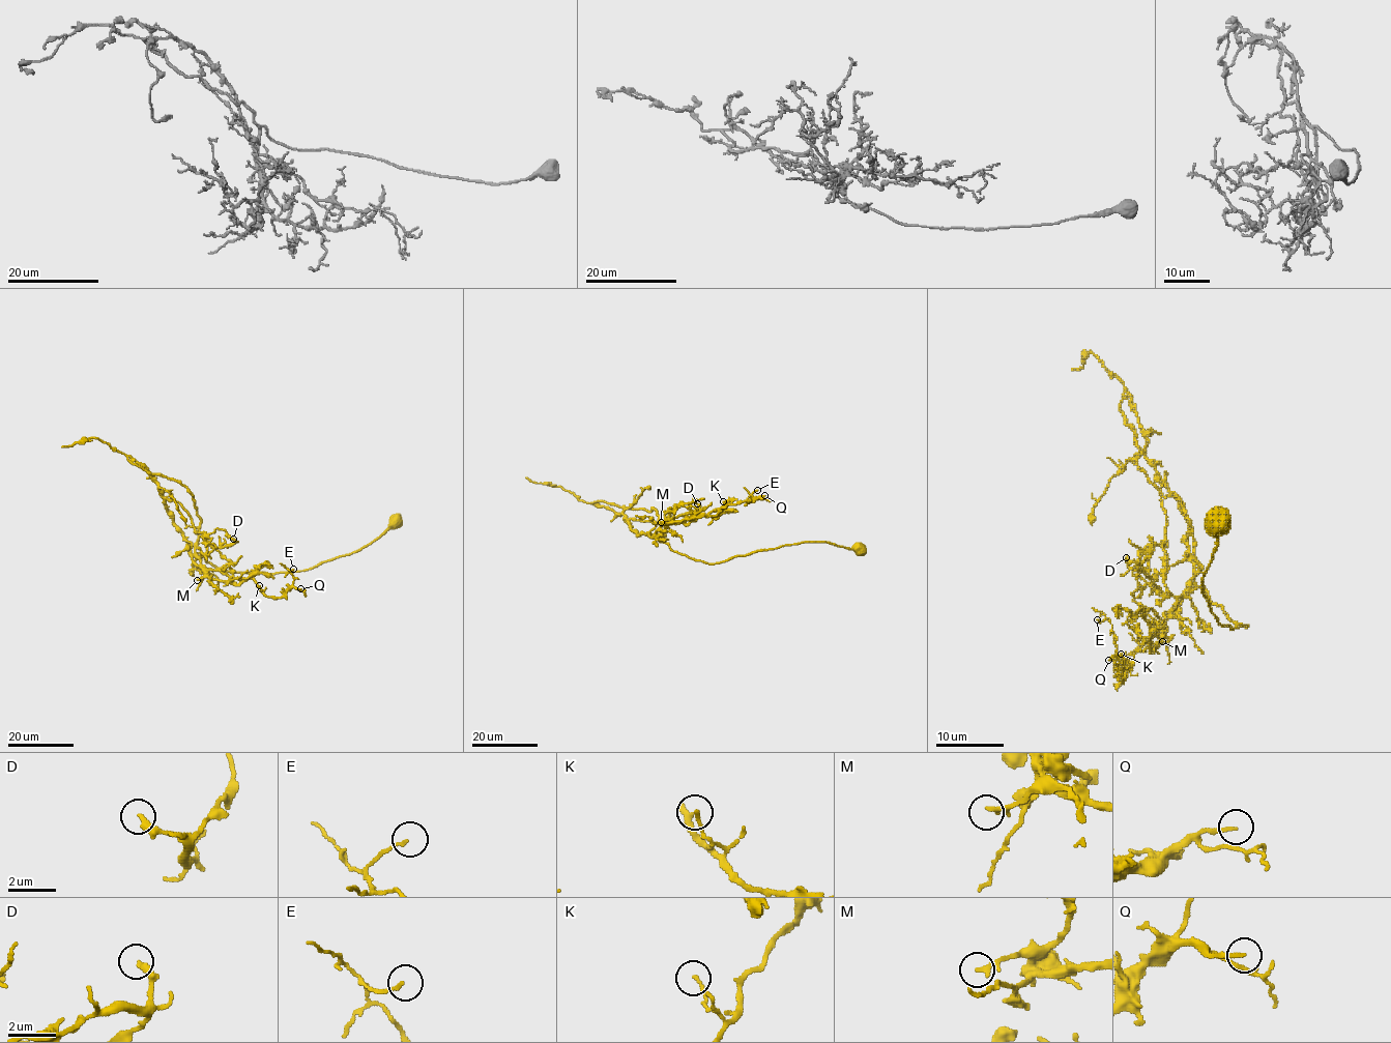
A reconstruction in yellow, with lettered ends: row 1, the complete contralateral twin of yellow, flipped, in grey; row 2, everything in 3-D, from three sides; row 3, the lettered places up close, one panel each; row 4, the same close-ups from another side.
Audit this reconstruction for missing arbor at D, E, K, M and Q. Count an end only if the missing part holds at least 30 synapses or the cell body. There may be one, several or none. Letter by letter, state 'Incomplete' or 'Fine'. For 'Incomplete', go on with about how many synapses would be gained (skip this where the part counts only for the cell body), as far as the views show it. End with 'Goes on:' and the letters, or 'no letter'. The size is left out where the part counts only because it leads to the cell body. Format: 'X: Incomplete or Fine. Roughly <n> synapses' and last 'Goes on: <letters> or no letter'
D: Fine
E: Fine
K: Fine
M: Incomplete. Roughly 35 synapses
Q: Fine
Goes on: M

